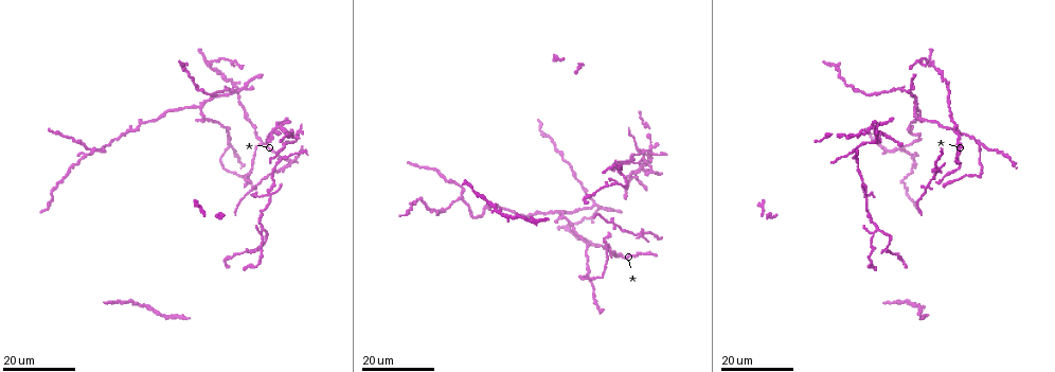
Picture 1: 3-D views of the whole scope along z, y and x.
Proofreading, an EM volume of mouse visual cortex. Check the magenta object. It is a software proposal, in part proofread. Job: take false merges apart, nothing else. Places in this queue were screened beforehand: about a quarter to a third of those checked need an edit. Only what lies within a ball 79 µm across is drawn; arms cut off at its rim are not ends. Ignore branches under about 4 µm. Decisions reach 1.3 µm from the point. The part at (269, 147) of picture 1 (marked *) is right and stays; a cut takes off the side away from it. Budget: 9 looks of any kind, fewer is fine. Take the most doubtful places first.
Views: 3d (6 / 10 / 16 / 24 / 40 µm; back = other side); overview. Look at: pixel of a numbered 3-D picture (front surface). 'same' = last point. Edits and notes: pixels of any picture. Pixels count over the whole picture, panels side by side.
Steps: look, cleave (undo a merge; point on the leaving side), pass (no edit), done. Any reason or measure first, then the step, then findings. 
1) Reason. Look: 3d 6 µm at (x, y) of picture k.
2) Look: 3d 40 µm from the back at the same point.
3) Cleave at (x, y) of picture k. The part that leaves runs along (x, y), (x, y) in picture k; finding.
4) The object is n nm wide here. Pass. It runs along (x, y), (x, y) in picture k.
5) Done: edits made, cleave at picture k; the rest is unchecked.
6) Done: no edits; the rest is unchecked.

Four or more arms meet. Look: 3d 16 µm at (917, 107) of picture 1.

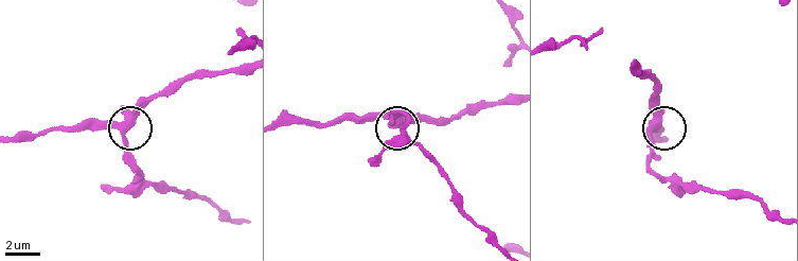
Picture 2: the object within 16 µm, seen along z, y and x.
Look: 3d 10 µm at (124, 122) of picture 2.

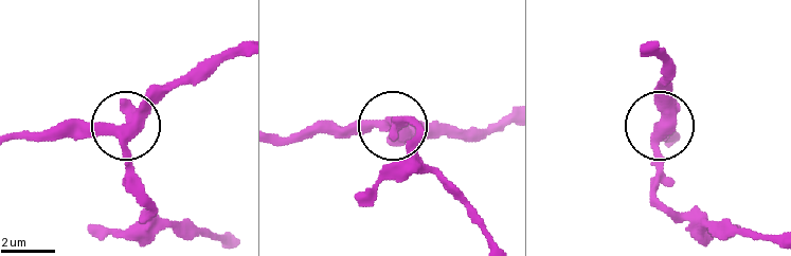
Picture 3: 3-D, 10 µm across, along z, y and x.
The object is 410 nm wide here. Pass. It runs along (769, 241), (707, 230), (660, 200), (652, 186), (660, 79) in picture 3; continuous, no second cell.

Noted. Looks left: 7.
Four arms meet. Look: 3d 16 µm at (269, 193) of picture 1.

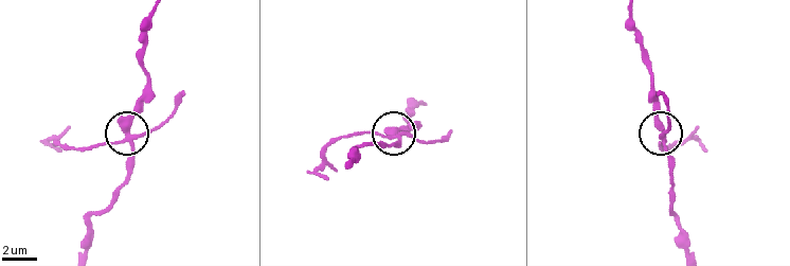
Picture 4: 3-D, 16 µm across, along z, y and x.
Look: 3d 10 µm at (663, 141) of picture 4.

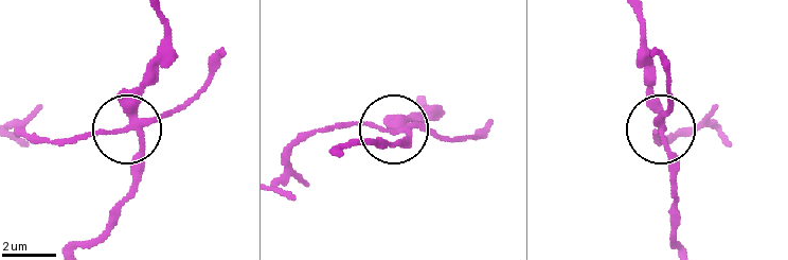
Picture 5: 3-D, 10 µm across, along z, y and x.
The side arm is 7 µm long. Cleave at (175, 111) of picture 5. The part that leaves runs along (132, 127), (39, 140), (19, 127), (23, 145) in picture 5; a second cell is stuck on.

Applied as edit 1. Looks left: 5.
Look: overview.

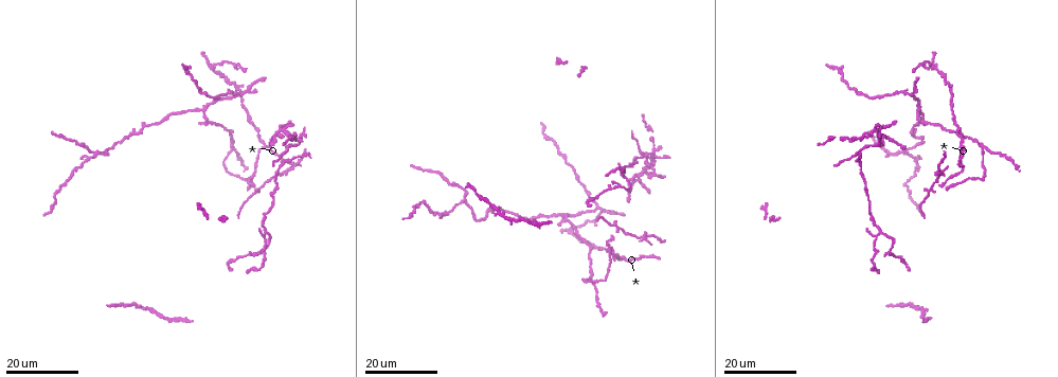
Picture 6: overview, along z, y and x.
Three-way junction. Look: 3d 16 µm at (233, 146) of picture 6.

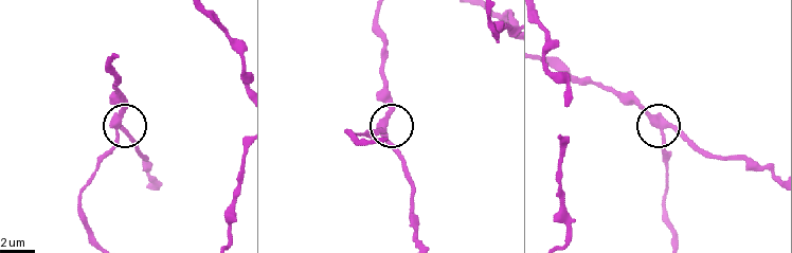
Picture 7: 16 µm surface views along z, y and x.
Look: 3d 6 µm at (669, 124) of picture 7.

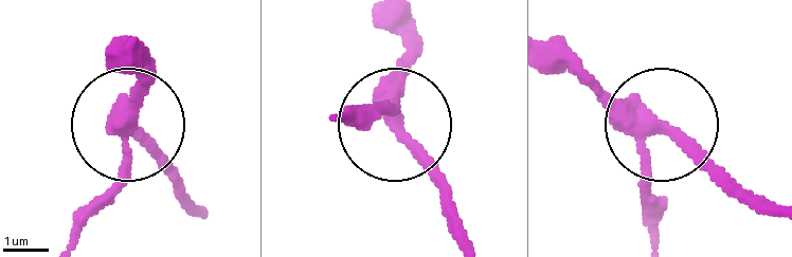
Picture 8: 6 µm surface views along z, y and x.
The side arm is 15 µm long. Pass. It runs along (651, 239), (651, 148), (663, 132), (739, 201) in picture 8; one cell here.

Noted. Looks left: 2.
Three arms meet. Look: 3d 24 µm at (247, 184) of picture 6.

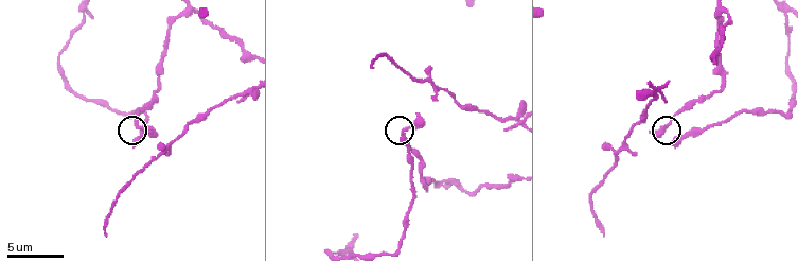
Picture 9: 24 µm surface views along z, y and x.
Look: 3d 6 µm at (138, 124) of picture 9.

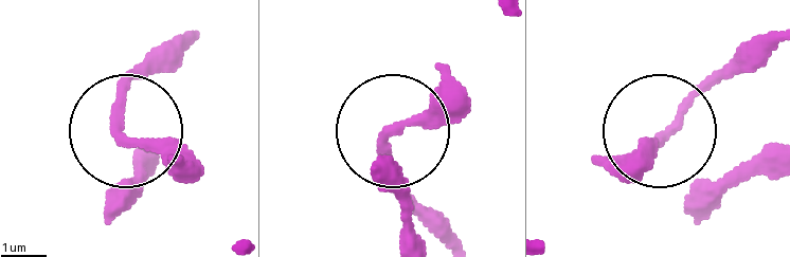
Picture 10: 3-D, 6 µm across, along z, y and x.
Pass. It runs along (185, 34), (143, 68), (121, 113), (121, 182), (140, 182) in picture 10; continuous, no second cell.

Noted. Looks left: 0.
Done: edits made, cleave at picture 5; the rest is unchecked.

